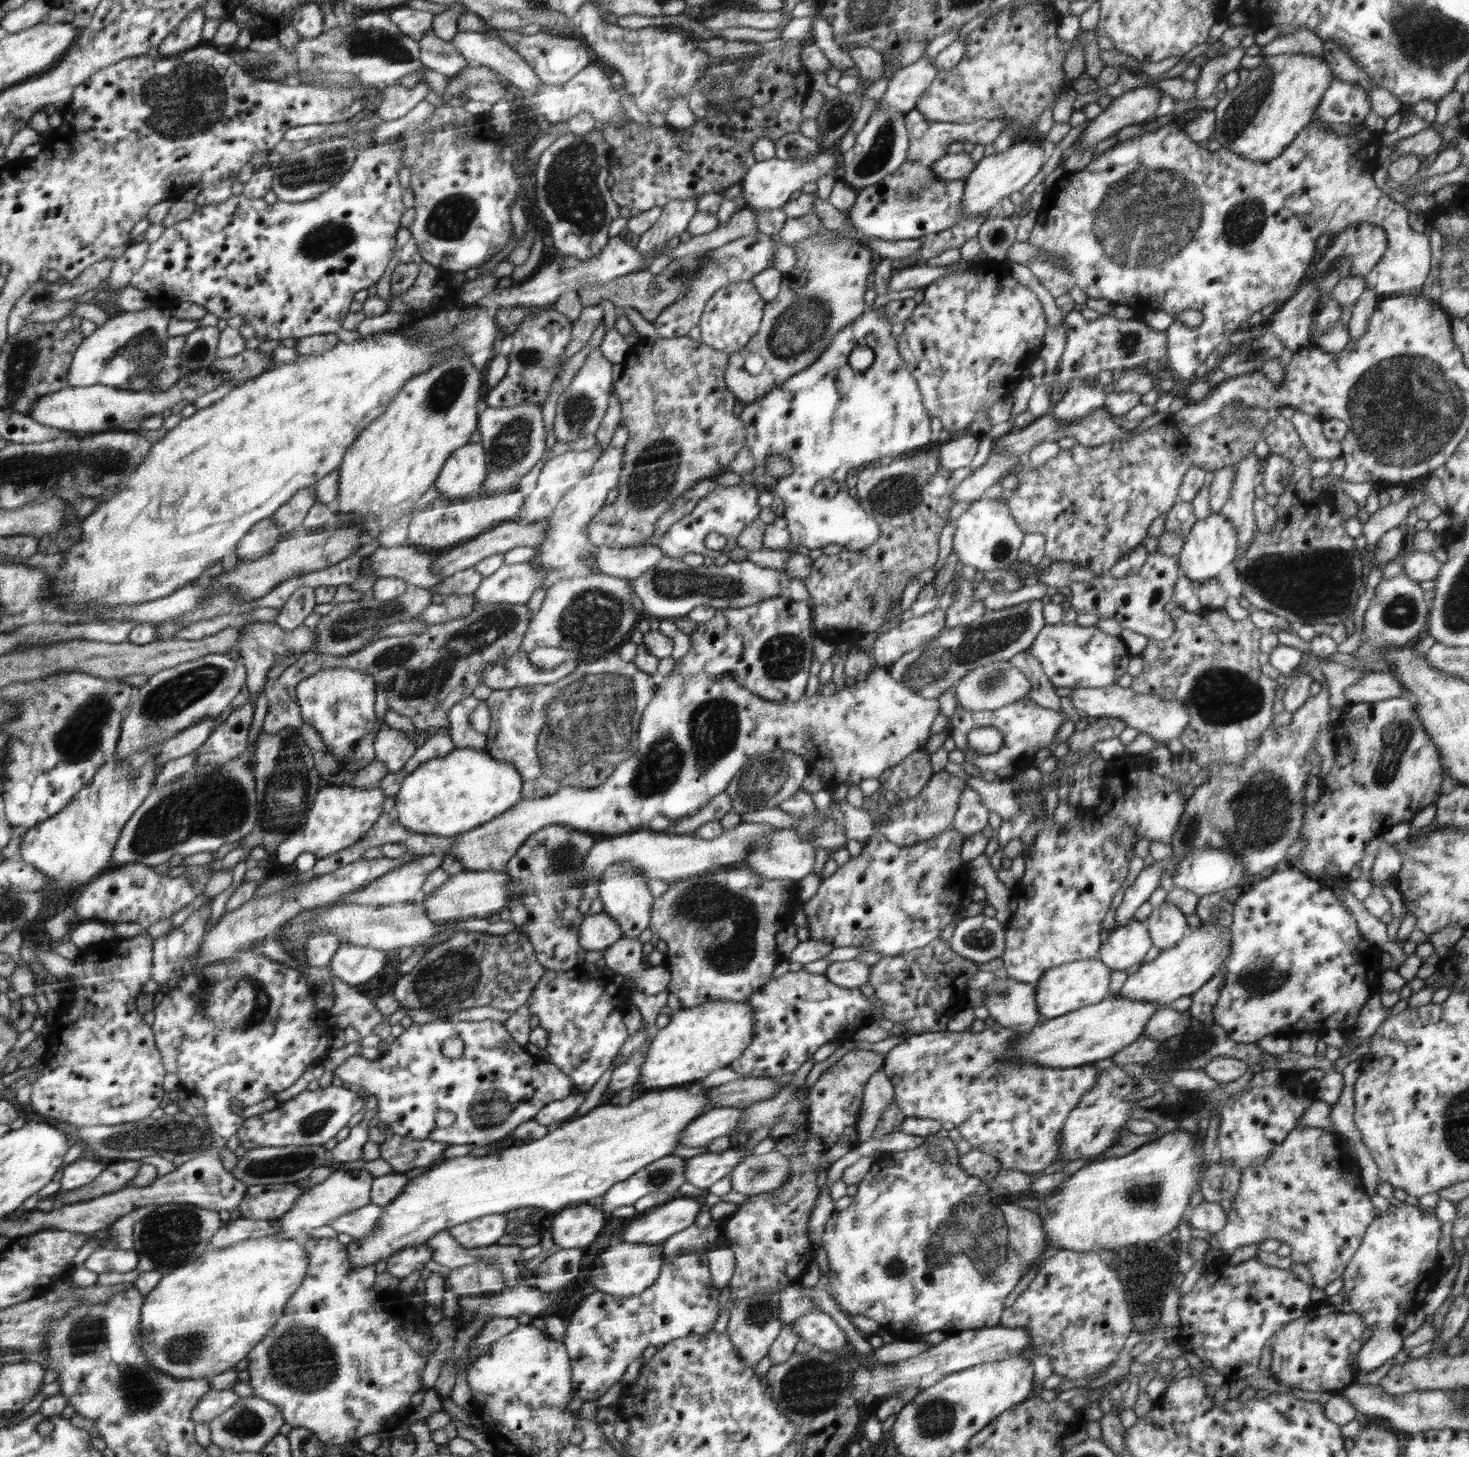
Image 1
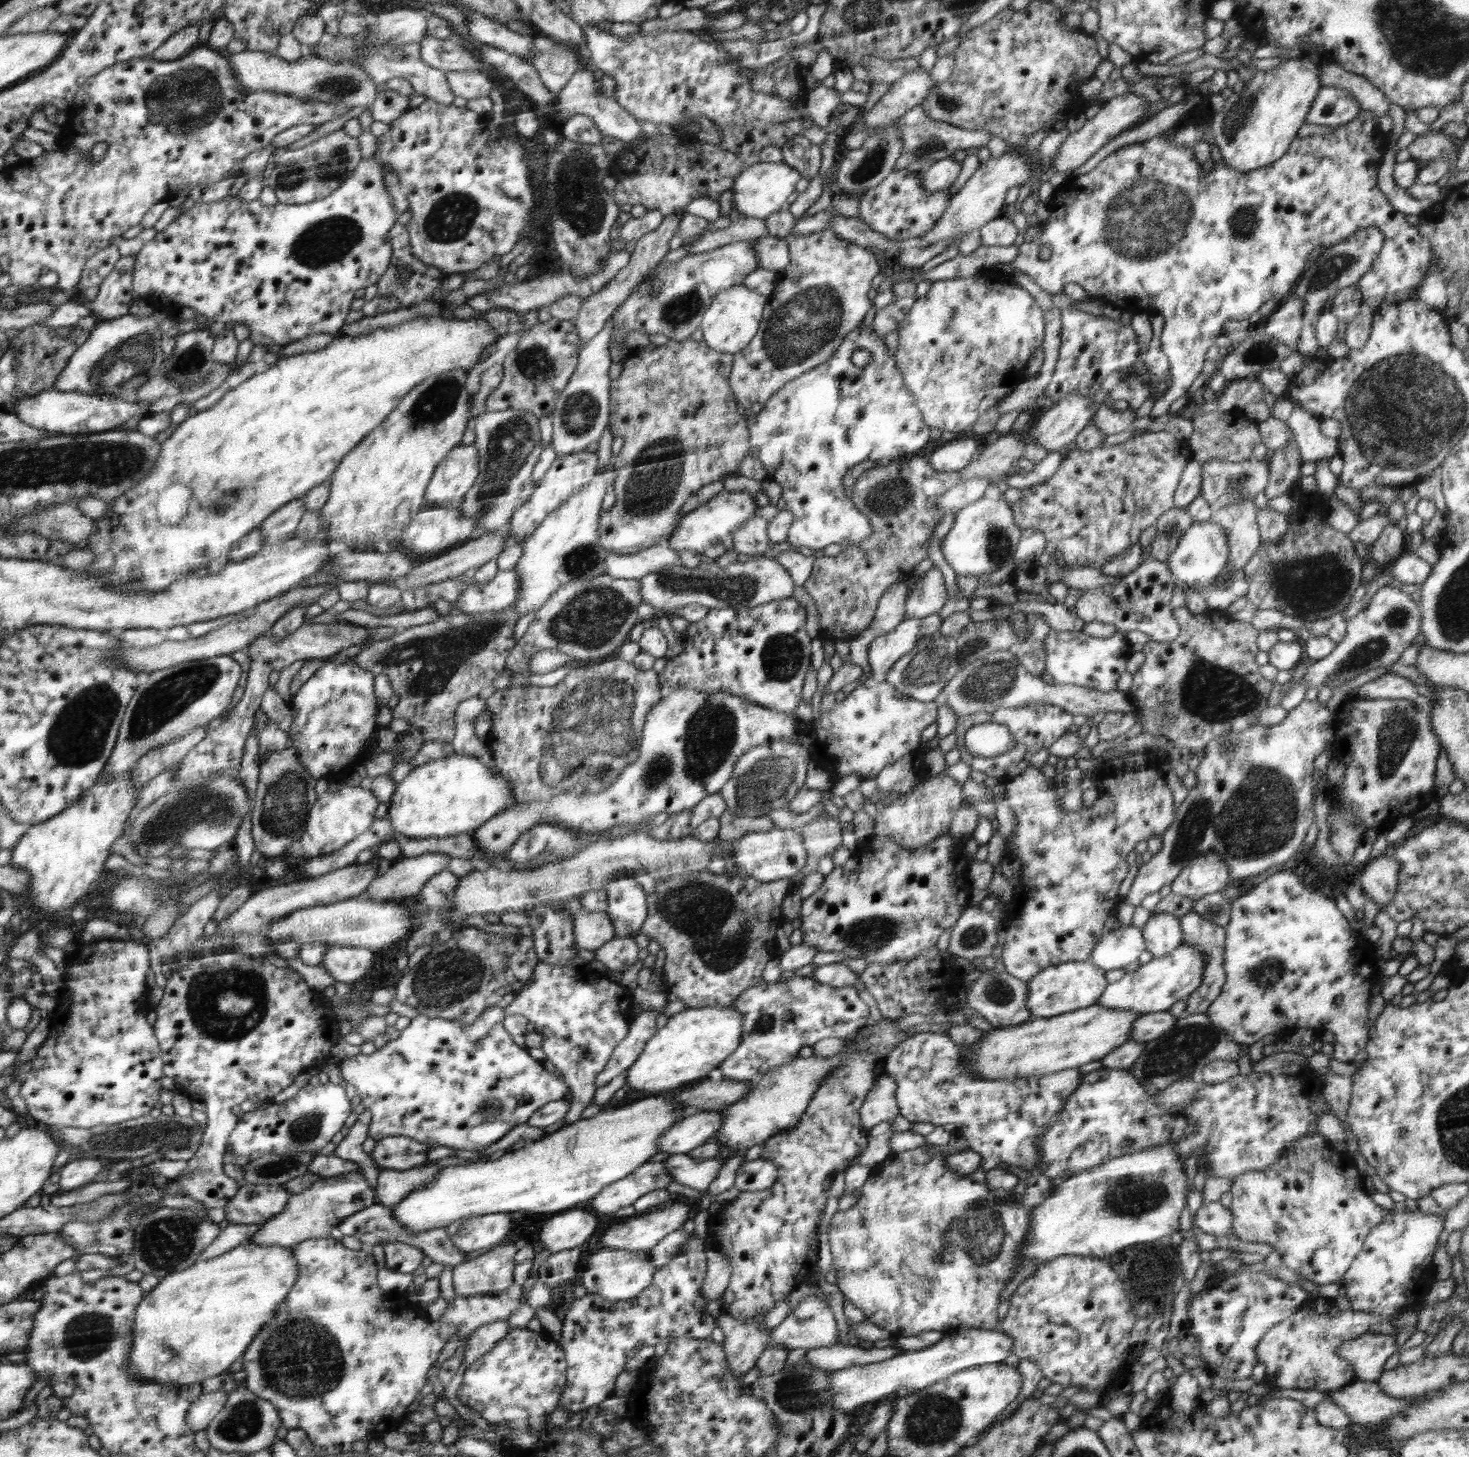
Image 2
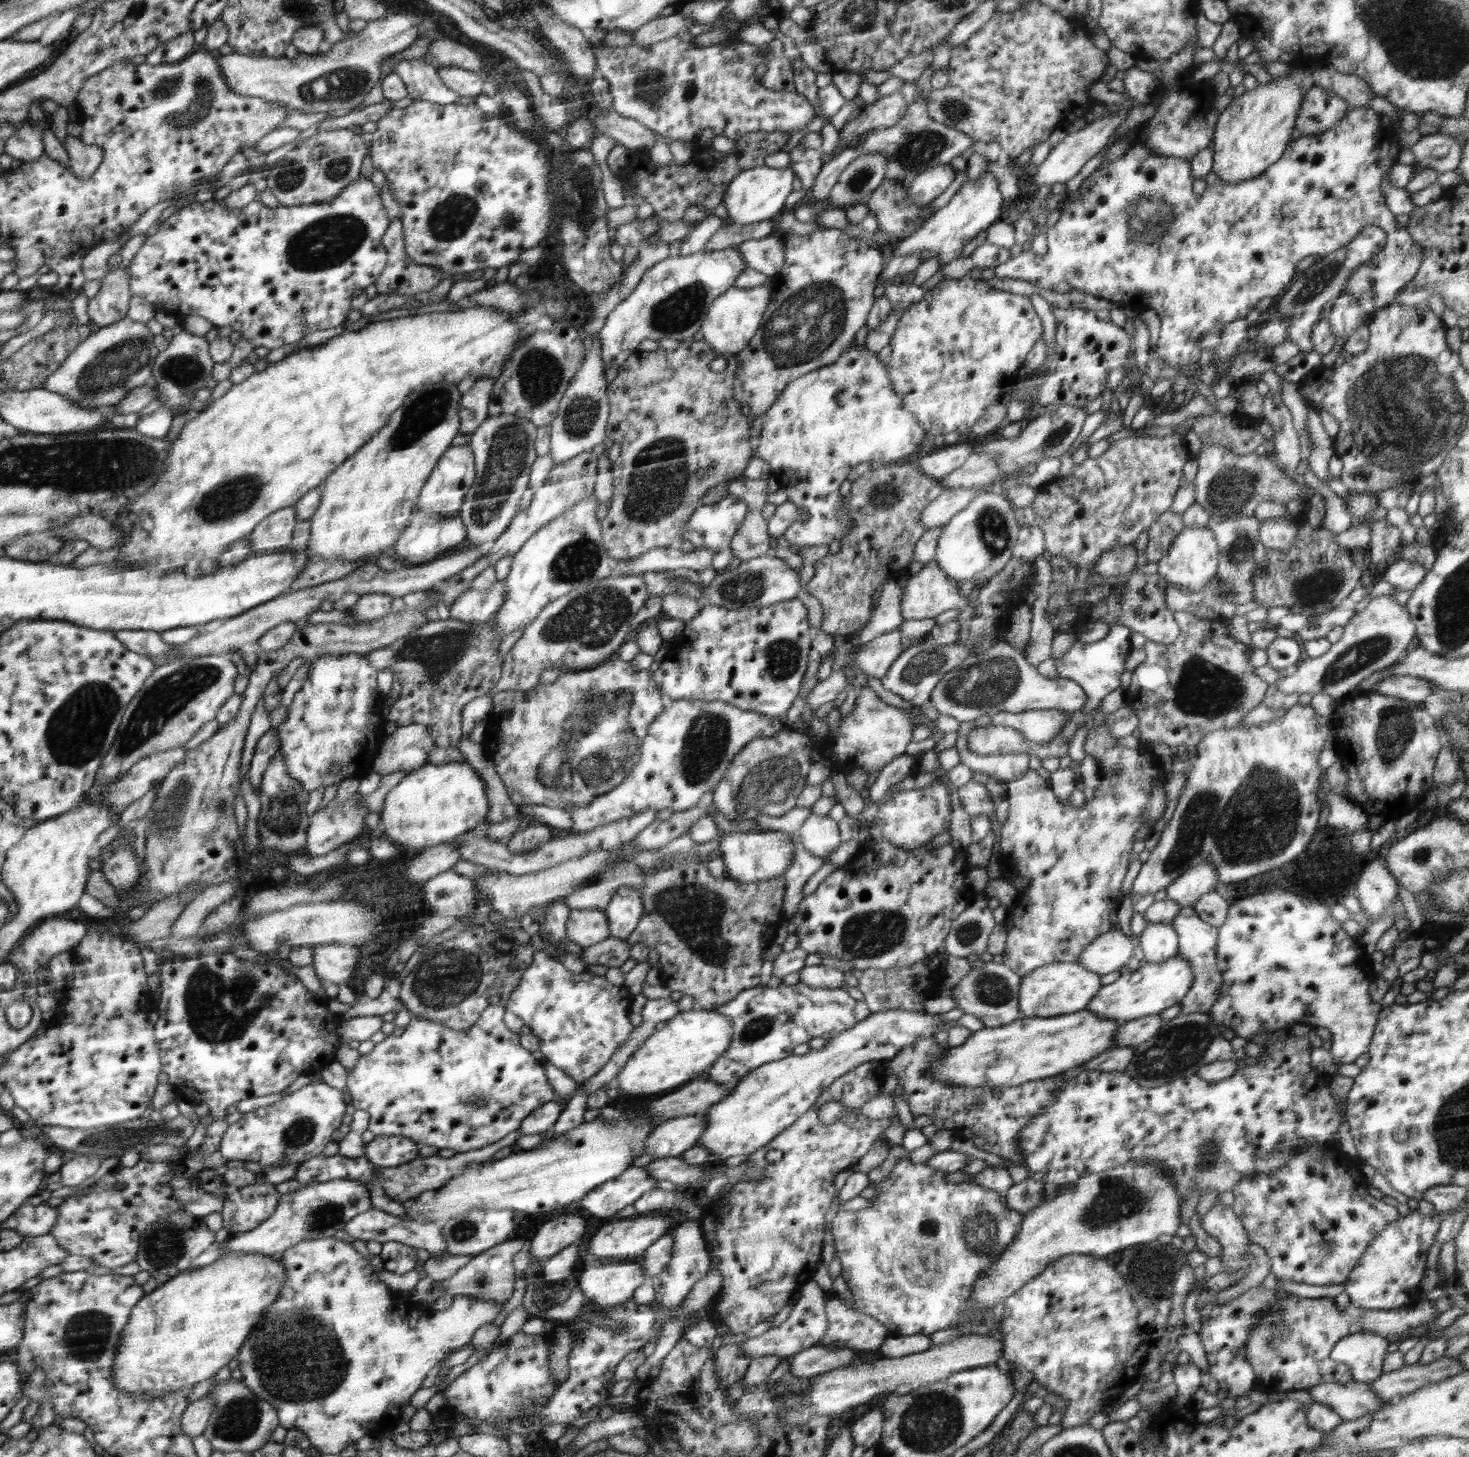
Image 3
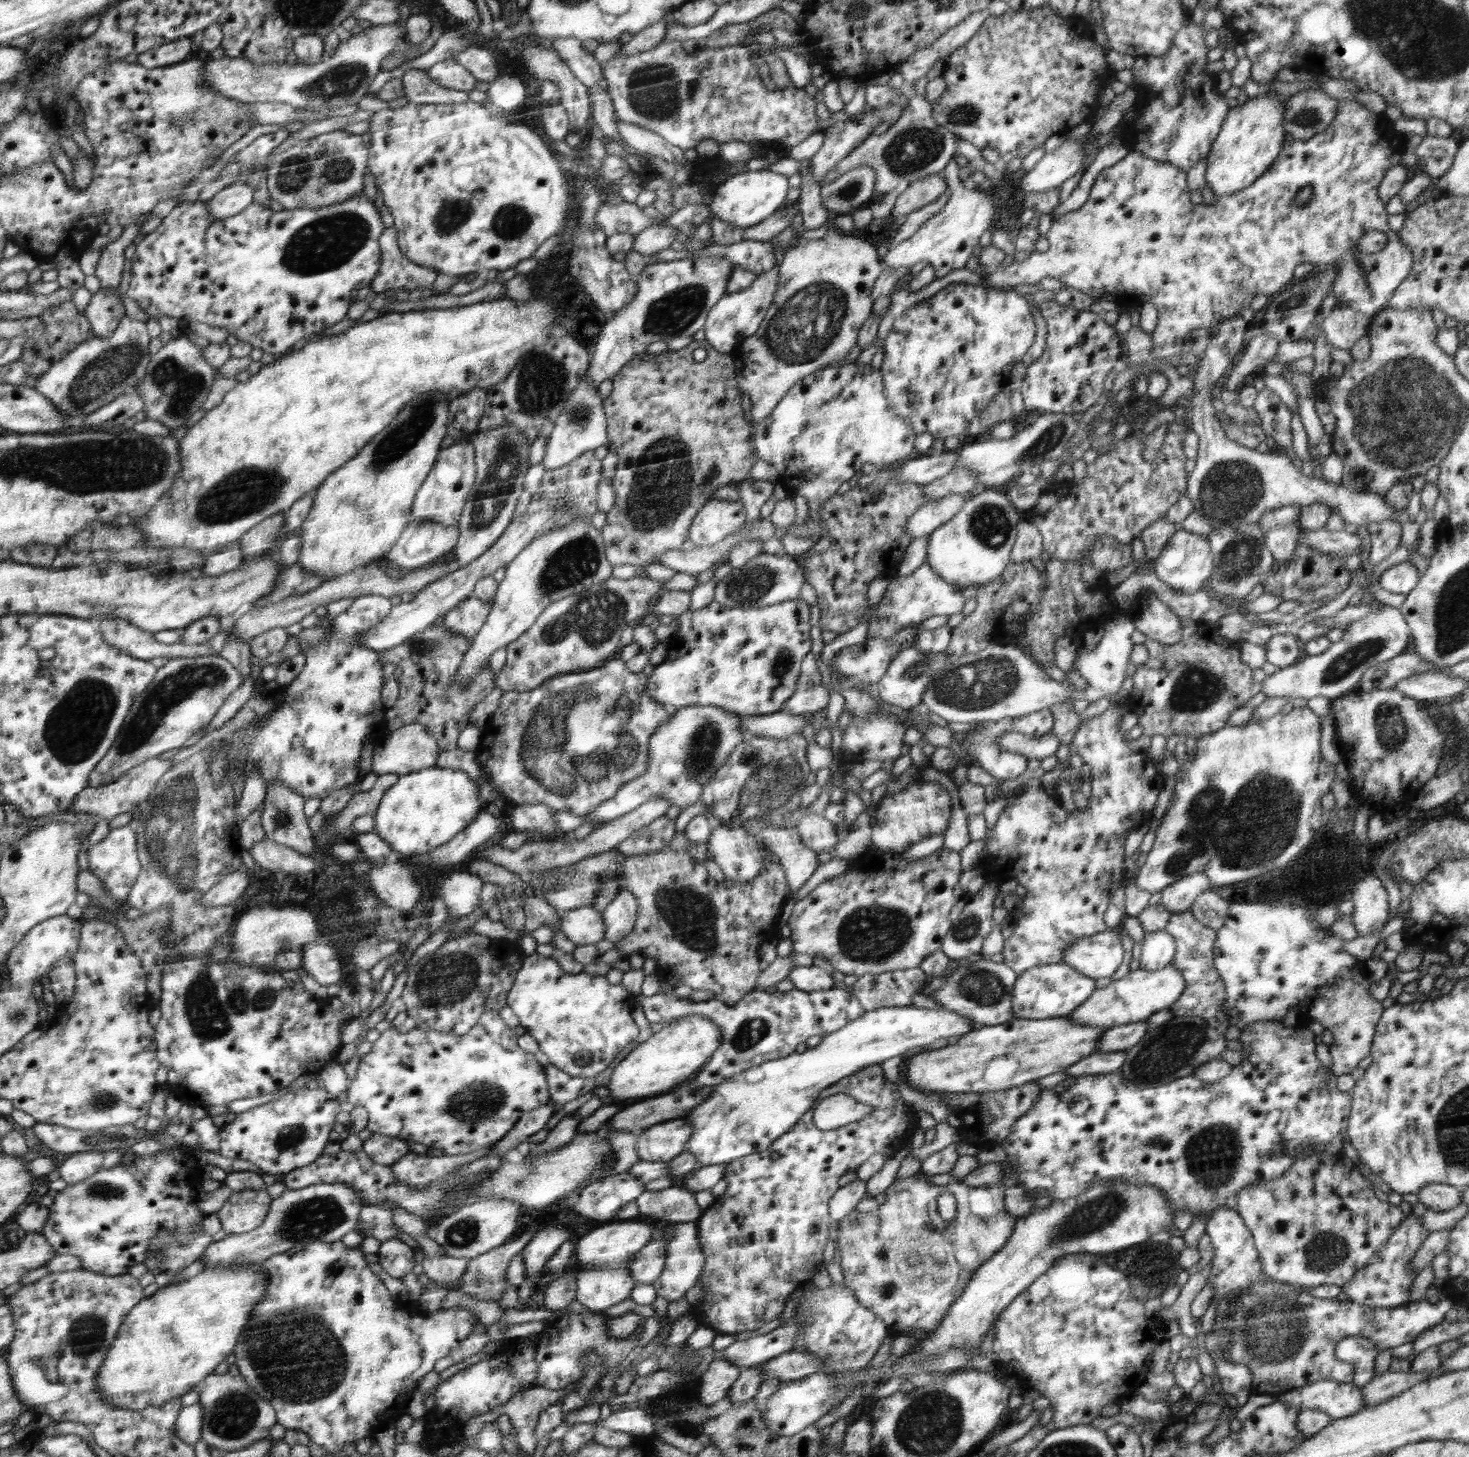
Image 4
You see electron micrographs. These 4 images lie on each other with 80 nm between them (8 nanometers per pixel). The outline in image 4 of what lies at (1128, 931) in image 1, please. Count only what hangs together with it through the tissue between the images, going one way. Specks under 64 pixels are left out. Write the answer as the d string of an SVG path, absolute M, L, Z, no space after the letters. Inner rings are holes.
M1113 930L1086 936L1084 940L1066 947L1062 963L1090 978L1112 976L1123 963L1124 946L1120 935Z

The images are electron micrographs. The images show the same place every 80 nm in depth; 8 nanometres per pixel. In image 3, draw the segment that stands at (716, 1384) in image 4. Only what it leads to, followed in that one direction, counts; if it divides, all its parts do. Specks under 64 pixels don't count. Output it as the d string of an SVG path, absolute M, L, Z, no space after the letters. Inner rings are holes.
M741 1341L732 1345L722 1345L715 1352L718 1385L724 1389L740 1381L750 1368L752 1358L743 1354L742 1343Z

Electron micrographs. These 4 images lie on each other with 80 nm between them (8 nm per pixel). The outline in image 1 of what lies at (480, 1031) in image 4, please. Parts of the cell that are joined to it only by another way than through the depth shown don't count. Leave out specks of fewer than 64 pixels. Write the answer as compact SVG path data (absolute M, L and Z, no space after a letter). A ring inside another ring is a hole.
M441 1019L431 1020L426 1024L412 1023L402 1032L387 1050L375 1059L367 1059L359 1053L350 1056L333 1071L347 1085L358 1084L365 1096L376 1096L376 1115L369 1122L369 1140L382 1144L386 1134L380 1132L380 1124L390 1128L392 1134L418 1140L430 1139L446 1144L468 1144L474 1147L486 1146L500 1141L522 1122L534 1118L541 1108L555 1100L565 1099L575 1093L573 1079L566 1076L560 1068L544 1058L532 1058L523 1046L518 1046L505 1026L494 1020L485 1019L479 1022ZM448 1038L460 1038L464 1051L459 1058L449 1058L442 1053L442 1045ZM446 1110L454 1112L456 1118L448 1127L436 1125L436 1114Z

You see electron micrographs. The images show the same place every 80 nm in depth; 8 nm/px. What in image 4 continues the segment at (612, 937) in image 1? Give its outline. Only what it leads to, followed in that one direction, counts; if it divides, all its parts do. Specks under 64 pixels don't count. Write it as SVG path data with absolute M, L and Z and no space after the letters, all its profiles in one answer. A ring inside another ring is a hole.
M591 906L567 911L561 924L564 936L577 946L601 942L607 931L603 914Z

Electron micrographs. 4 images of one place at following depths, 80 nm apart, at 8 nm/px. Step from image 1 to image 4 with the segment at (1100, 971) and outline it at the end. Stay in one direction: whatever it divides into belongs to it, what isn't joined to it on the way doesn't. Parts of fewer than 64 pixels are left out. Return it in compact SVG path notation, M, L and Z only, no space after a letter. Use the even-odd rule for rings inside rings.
M1065 963L1042 964L1038 967L1030 968L1026 970L1026 972L1022 972L1022 974L1018 975L1014 983L1011 992L1012 1016L1009 1022L1014 1022L1014 1020L1020 1018L1038 1020L1069 1015L1074 1009L1077 1009L1094 990L1096 990L1096 978L1084 976L1084 974L1076 971L1076 969Z

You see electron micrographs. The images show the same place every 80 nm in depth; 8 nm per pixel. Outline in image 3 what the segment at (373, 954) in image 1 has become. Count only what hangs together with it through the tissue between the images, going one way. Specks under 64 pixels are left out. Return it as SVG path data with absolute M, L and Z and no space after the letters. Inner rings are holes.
M352 943L319 944L313 945L313 948L314 962L311 966L322 982L339 985L354 974L360 960L360 950Z

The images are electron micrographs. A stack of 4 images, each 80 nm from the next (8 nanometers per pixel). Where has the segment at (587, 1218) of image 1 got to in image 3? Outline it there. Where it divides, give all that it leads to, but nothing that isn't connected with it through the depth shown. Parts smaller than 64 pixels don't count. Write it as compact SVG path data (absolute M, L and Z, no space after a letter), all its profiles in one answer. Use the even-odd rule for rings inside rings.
M580 1211L568 1212L558 1219L546 1222L537 1230L537 1233L527 1245L529 1254L534 1260L546 1261L554 1257L563 1248L570 1246L576 1240L580 1240L586 1230L585 1214Z

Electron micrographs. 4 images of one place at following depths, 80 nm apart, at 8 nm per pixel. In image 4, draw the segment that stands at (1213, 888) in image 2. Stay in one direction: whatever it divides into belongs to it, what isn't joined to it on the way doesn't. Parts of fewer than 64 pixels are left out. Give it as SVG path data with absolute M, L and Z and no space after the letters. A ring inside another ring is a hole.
M1196 873L1186 875L1173 882L1160 892L1160 905L1174 914L1186 913L1194 904L1194 900L1210 889L1210 881L1205 874Z

